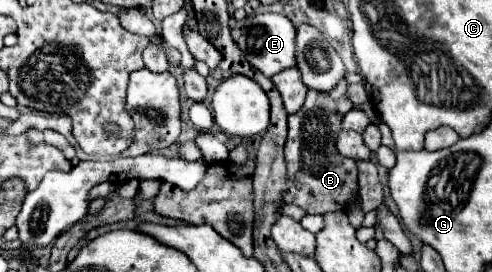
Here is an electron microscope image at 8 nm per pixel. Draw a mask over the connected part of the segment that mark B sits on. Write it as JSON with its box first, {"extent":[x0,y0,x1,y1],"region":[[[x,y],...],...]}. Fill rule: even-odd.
{"extent":[283,78,359,214],"region":[[[341,78],[331,92],[309,88],[303,108],[295,114],[289,114],[289,138],[285,144],[289,190],[283,194],[283,200],[301,206],[307,214],[345,210],[349,196],[359,188],[355,160],[341,156],[337,150],[341,118],[353,108],[353,102],[347,96],[347,88],[347,78]],[[295,180],[301,184],[301,188],[295,186]]]}

